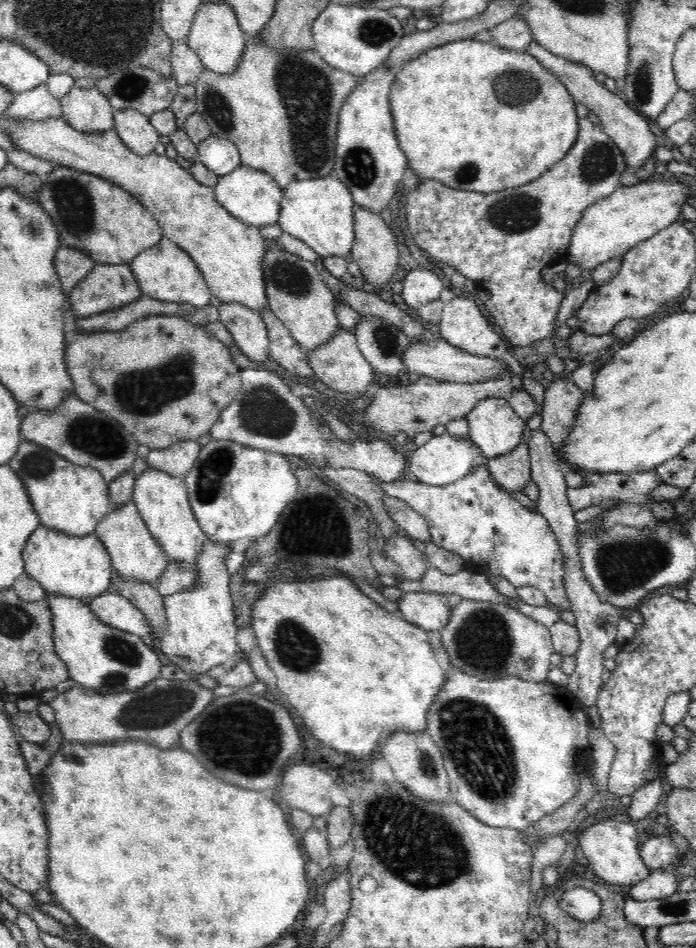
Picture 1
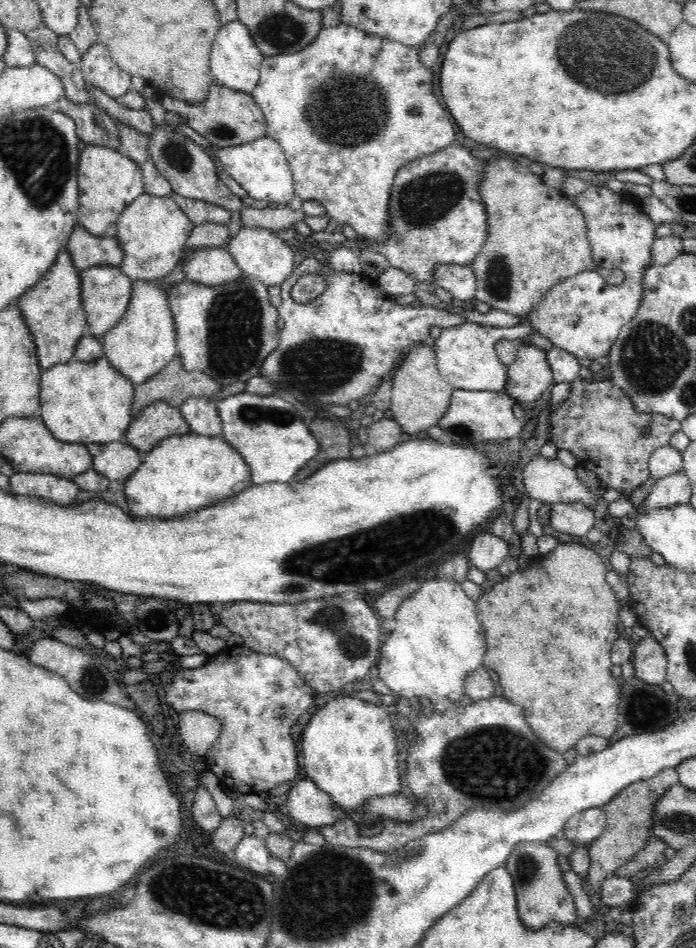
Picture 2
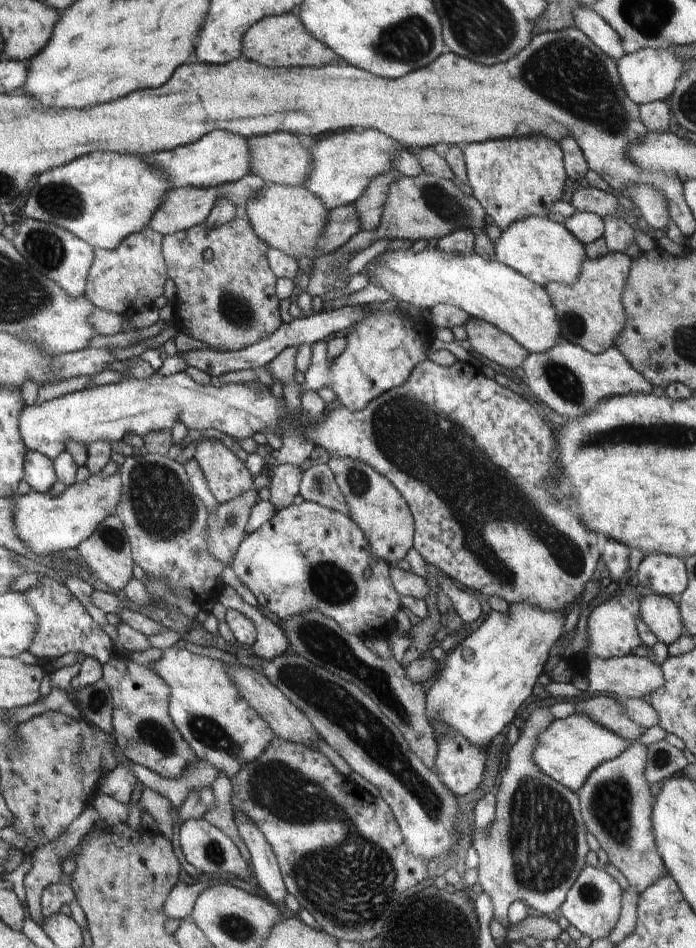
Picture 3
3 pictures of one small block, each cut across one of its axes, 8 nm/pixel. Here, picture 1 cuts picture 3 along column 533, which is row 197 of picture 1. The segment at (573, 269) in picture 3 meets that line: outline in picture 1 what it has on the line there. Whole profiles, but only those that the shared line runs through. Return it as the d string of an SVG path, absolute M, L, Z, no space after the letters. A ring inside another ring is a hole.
M241 164L232 172L219 176L213 189L216 200L240 221L258 228L267 224L277 224L283 190L268 172Z

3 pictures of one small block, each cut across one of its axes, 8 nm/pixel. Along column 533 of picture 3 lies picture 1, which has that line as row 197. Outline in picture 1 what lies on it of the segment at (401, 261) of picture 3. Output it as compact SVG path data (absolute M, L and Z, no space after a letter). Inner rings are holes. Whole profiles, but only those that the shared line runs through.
M330 175L300 179L283 190L277 224L323 258L330 255L345 257L351 252L354 242L354 205L350 189L340 179Z

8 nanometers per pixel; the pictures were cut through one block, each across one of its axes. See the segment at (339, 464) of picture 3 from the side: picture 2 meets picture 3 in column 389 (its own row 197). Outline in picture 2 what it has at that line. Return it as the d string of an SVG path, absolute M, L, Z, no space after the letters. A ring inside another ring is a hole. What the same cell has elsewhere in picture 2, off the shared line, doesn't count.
M494 158L485 162L479 193L487 216L488 236L471 267L476 279L475 302L486 302L492 309L510 314L528 315L549 288L580 271L592 269L593 256L581 210L559 190L546 186L541 176L522 168L512 158Z

